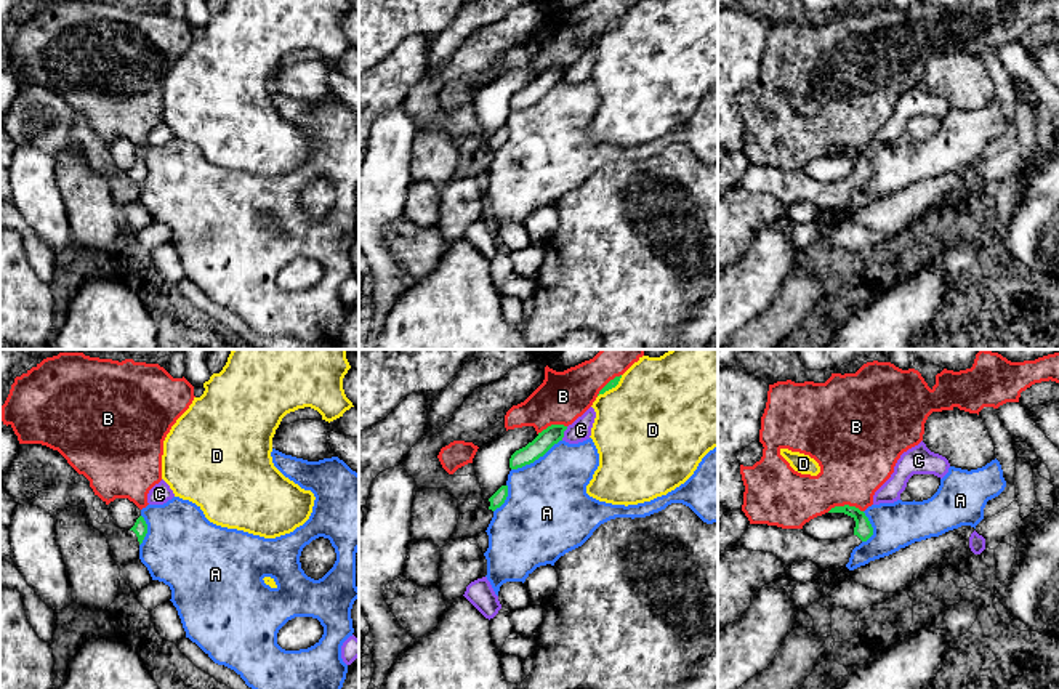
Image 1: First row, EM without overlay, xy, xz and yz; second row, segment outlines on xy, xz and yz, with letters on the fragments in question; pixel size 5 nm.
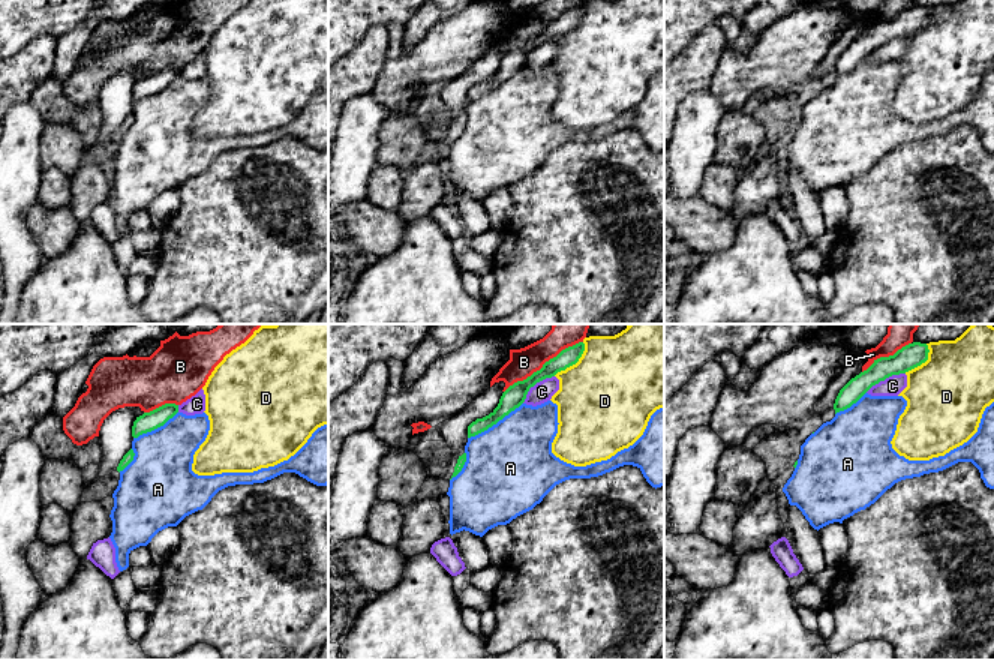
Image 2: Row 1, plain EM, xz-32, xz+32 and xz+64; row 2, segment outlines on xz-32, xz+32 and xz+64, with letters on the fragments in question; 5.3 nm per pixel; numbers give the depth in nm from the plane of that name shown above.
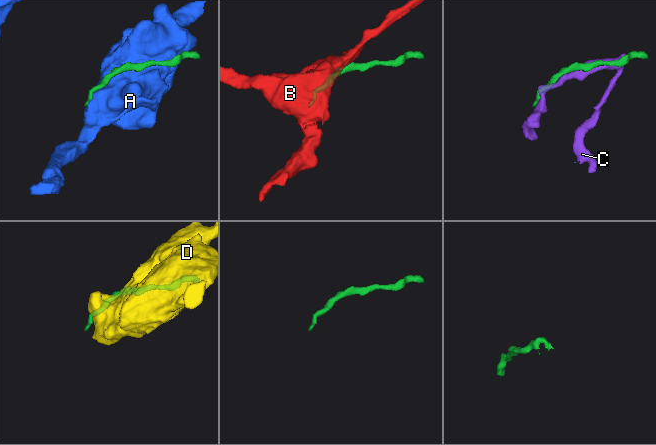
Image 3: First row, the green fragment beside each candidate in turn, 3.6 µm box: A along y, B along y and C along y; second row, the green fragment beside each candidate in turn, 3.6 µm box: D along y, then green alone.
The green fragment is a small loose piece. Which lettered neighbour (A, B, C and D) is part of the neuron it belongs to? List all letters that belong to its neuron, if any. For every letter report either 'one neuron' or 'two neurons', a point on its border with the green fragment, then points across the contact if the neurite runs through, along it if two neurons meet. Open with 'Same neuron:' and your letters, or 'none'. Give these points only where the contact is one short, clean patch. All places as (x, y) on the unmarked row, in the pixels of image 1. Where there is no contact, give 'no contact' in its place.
Same neuron: none
A: two neurons; meets green in xz at (535, 100)
B: two neurons; meets green in yz at (845, 146)
C: two neurons; meets green in xz at (563, 74)
D: two neurons; meets green in xz at (611, 29)

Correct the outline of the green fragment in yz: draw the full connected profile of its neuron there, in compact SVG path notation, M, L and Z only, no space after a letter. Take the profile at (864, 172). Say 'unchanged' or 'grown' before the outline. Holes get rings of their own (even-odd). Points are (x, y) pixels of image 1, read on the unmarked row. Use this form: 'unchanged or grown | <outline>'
grown | M835 147L828 154L851 157L856 162L854 175L848 179L817 181L803 170L750 165L740 179L740 186L750 192L772 194L783 207L796 202L812 202L820 210L844 208L852 191L873 176L873 168L865 154L856 147Z

